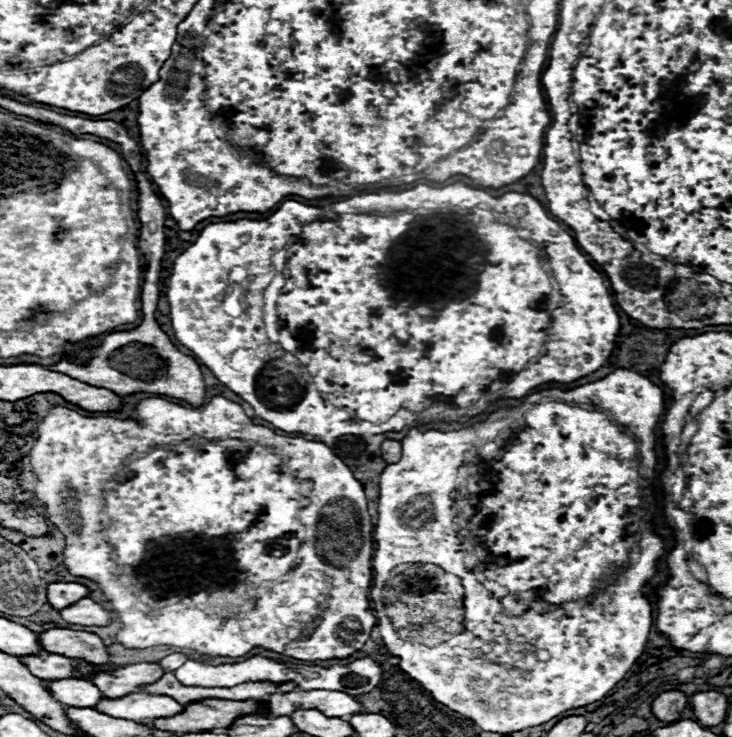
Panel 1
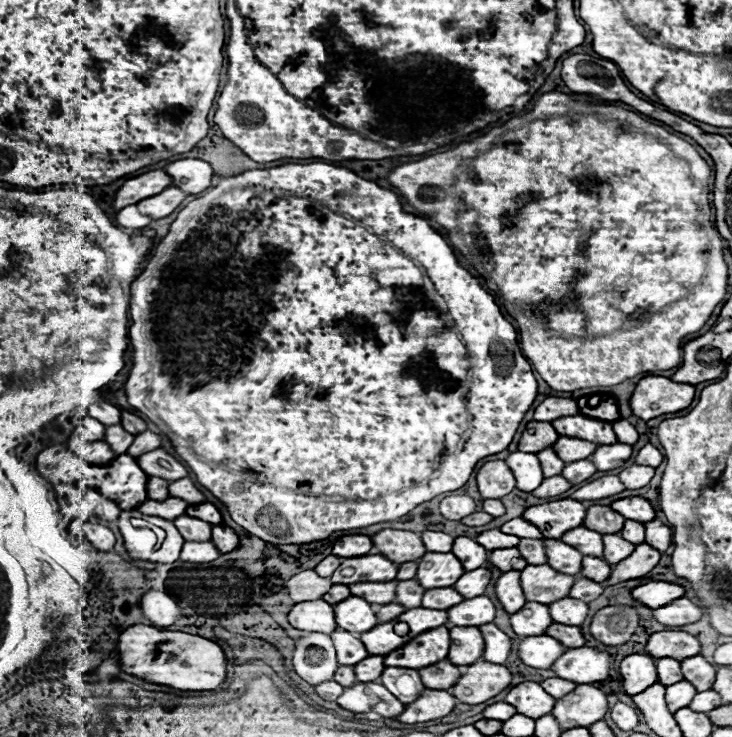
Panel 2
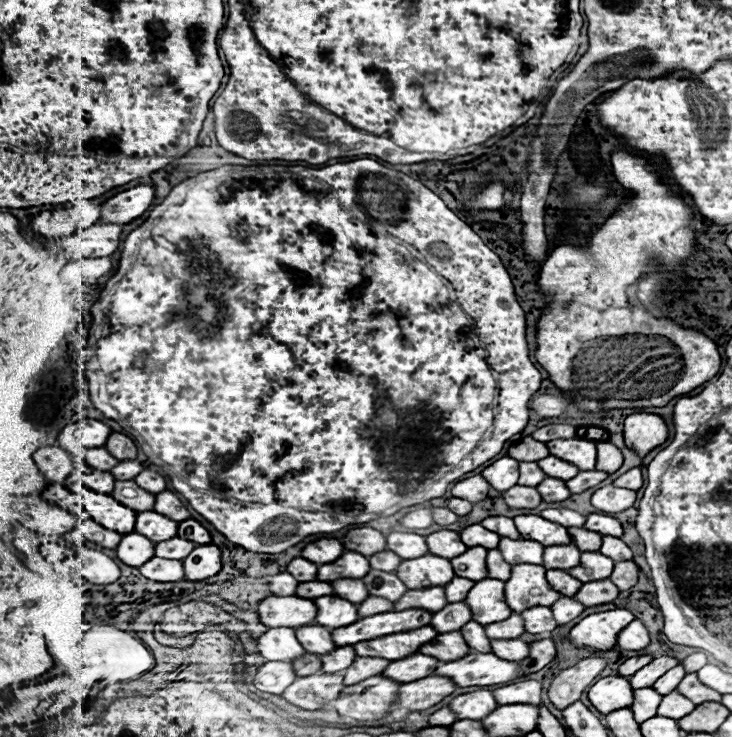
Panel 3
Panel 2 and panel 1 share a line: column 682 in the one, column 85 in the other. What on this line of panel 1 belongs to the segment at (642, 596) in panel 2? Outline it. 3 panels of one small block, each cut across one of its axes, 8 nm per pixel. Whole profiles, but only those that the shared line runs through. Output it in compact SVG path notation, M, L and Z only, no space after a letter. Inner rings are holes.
M52 582L46 588L46 600L56 610L62 610L62 608L78 602L80 598L84 598L88 594L90 594L90 590L76 582Z

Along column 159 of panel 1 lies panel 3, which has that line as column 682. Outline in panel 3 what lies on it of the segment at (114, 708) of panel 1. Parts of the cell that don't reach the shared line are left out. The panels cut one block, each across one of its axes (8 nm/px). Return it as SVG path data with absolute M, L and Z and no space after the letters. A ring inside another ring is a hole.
M674 690L674 692L666 694L664 700L660 702L658 714L660 716L672 716L674 720L680 720L680 716L686 716L688 712L692 712L692 708L696 708L696 704L692 704L686 696L682 696Z

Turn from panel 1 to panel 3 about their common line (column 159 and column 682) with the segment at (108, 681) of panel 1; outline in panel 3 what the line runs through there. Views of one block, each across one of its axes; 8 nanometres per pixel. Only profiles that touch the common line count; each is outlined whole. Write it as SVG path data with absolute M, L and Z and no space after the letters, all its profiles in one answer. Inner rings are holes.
M678 664L676 668L668 670L660 680L656 680L656 684L654 684L652 688L656 688L656 692L660 692L662 696L666 696L668 692L672 692L672 690L680 684L680 680L682 680L684 676L686 676L684 666L682 666L682 664Z

